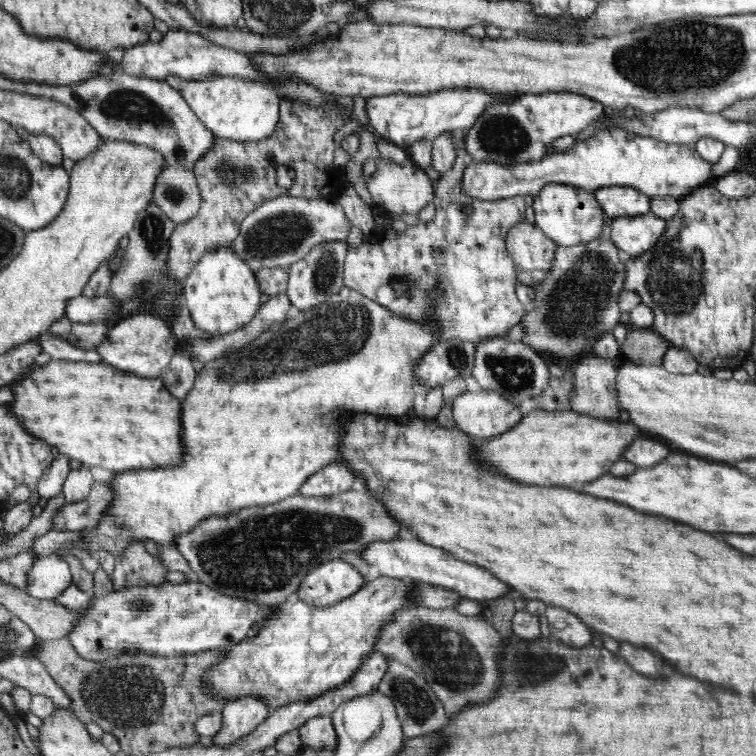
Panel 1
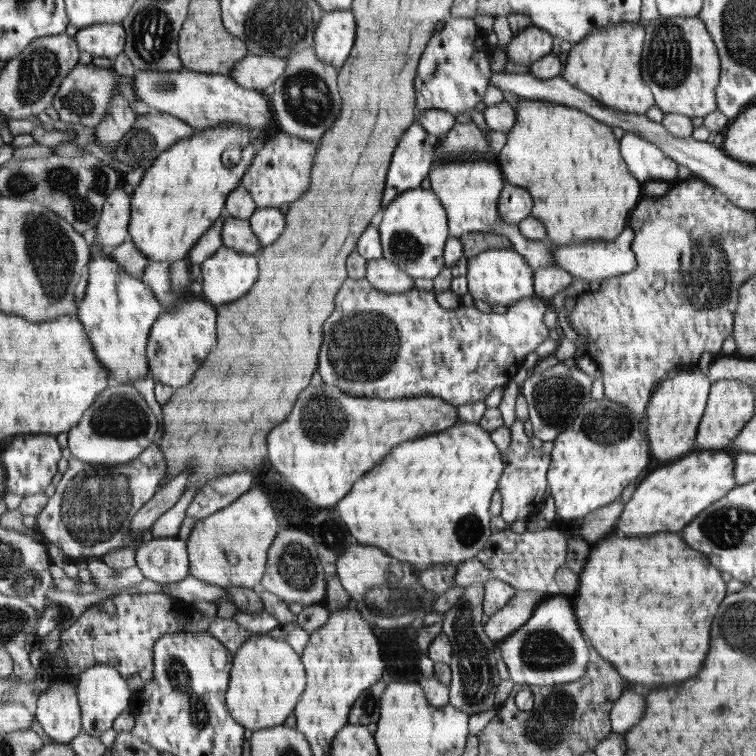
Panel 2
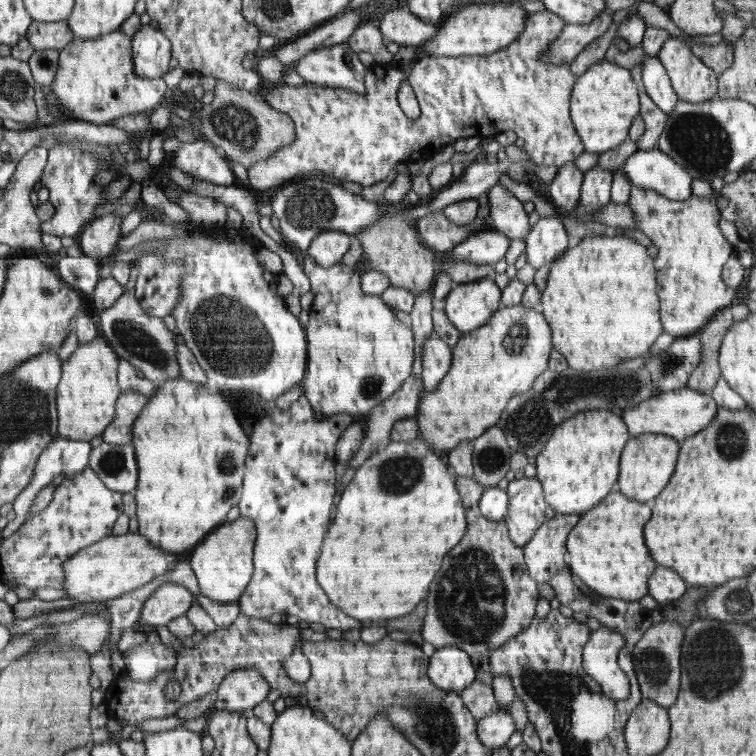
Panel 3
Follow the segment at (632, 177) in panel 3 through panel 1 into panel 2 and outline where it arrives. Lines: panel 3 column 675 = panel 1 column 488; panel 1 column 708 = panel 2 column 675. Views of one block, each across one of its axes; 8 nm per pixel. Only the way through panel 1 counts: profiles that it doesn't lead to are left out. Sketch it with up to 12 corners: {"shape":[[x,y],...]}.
{"shape":[[626,133],[619,148],[641,184],[679,182],[678,162],[652,142]]}

